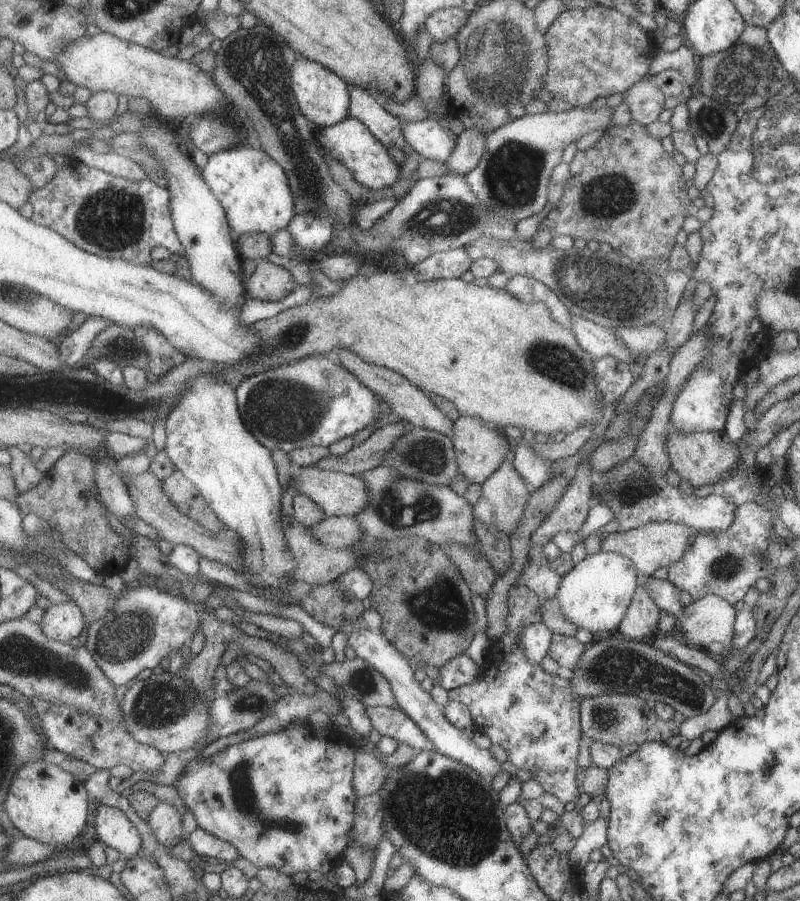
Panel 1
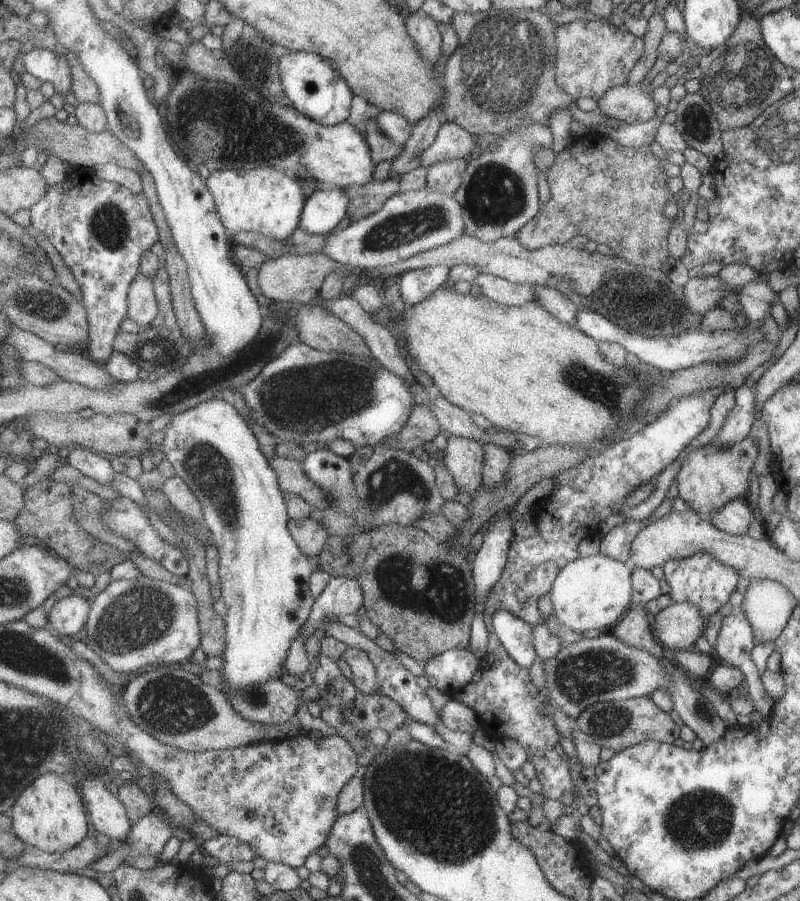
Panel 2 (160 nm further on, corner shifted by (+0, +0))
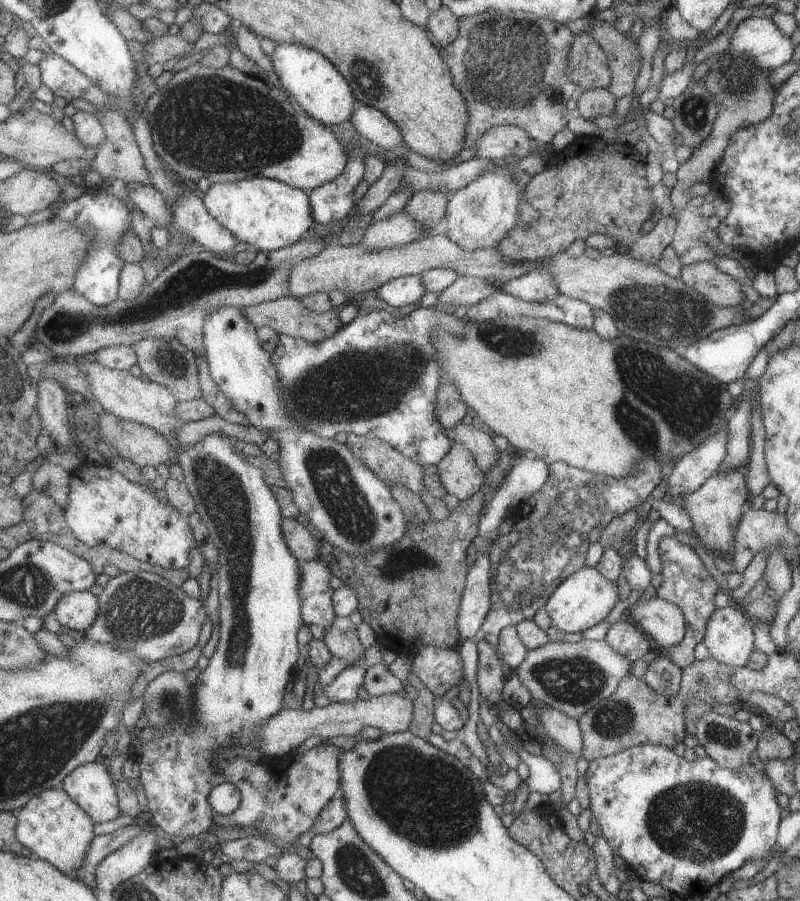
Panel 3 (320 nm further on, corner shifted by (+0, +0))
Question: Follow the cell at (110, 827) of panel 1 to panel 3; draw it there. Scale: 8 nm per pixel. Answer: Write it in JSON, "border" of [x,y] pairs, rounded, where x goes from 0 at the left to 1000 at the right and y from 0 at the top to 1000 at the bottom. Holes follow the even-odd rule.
{"border":[[[124,846],[96,850],[74,873],[119,915],[141,910],[150,903],[136,856]]]}

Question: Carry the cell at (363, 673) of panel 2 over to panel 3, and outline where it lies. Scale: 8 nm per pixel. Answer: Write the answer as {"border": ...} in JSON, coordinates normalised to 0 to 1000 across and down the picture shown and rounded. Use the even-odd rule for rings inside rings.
{"border":[[[419,685],[405,699],[403,711],[416,729],[431,731],[435,738],[454,729],[455,719],[449,715],[444,694],[436,685]]]}

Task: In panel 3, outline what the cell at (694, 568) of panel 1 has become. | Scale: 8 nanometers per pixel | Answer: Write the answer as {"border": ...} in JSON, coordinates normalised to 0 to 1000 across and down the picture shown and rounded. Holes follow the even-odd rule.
{"border":[[[826,596],[823,600],[823,618],[826,626],[826,647],[820,653],[820,661],[840,668],[854,680],[858,693],[854,708],[848,716],[834,718],[829,724],[834,726],[839,735],[843,735],[851,744],[860,740],[869,731],[866,718],[878,713],[881,694],[890,679],[895,676],[891,669],[891,660],[899,650],[884,636],[879,625],[861,608],[861,605],[848,600],[844,596]]]}

